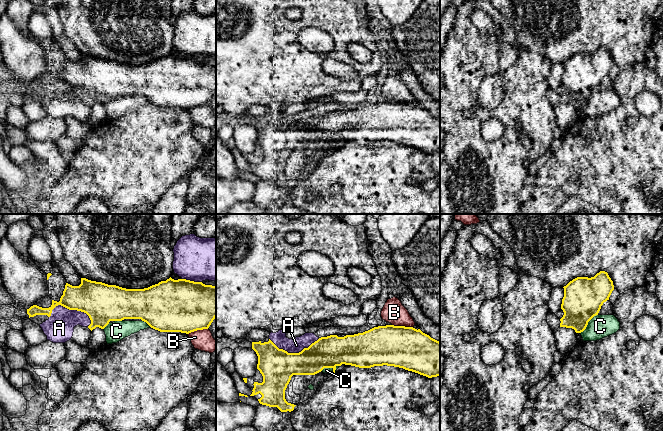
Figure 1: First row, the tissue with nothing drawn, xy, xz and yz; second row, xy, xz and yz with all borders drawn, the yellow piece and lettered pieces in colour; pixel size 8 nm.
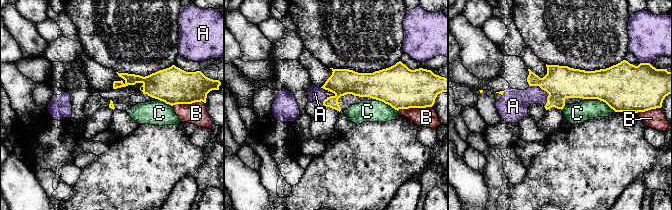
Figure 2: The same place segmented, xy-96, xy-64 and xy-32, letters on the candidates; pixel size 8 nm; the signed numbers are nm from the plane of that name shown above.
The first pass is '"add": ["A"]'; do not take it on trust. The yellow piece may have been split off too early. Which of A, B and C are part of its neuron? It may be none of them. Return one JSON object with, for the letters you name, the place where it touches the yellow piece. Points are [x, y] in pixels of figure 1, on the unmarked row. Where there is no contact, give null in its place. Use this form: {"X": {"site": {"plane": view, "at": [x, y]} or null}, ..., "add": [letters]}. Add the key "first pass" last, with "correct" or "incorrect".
{"add": [], "first pass": "incorrect"}

